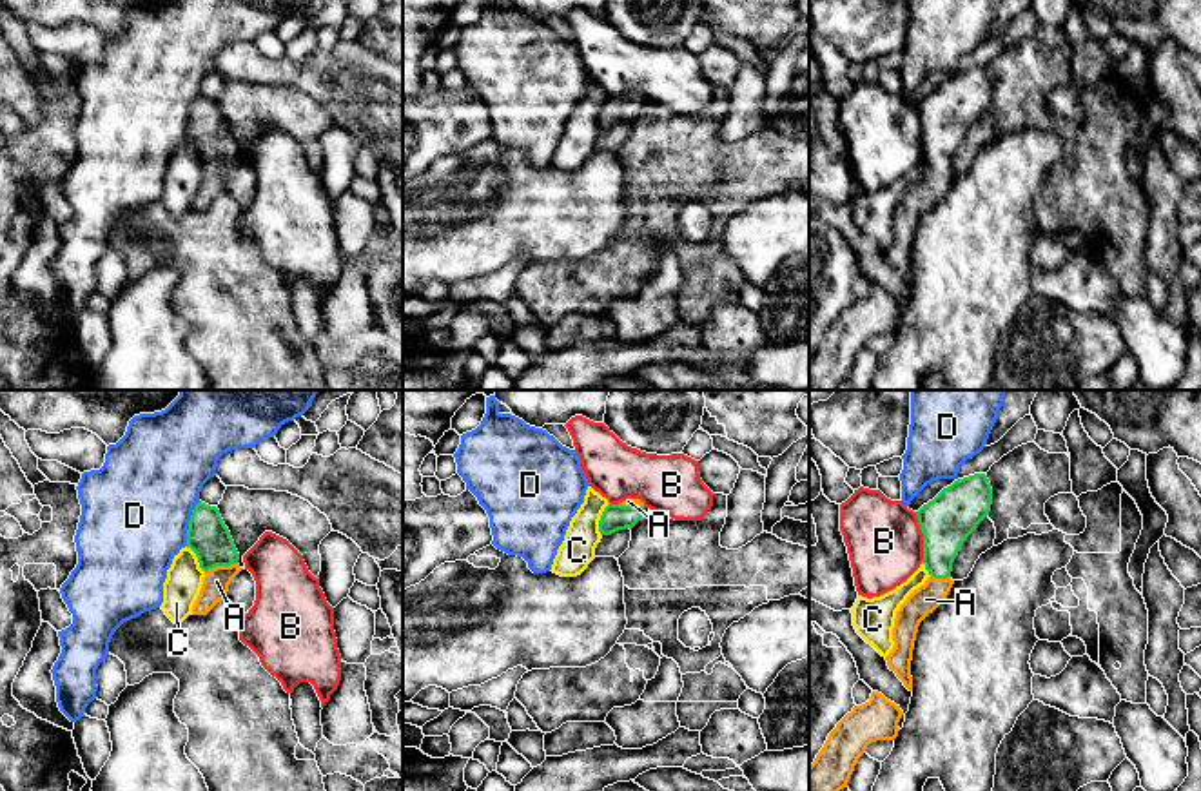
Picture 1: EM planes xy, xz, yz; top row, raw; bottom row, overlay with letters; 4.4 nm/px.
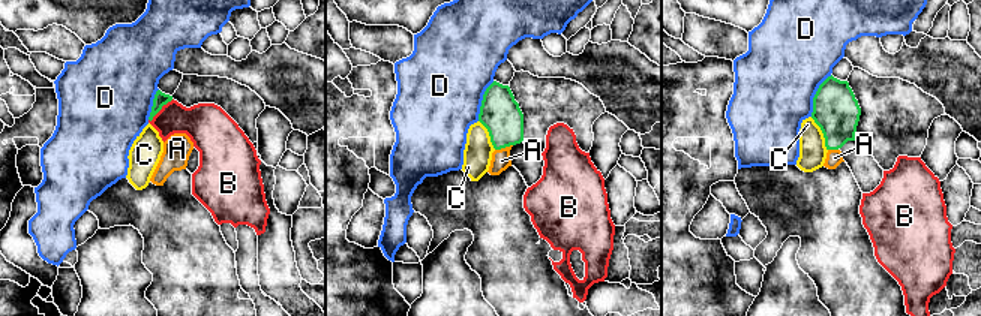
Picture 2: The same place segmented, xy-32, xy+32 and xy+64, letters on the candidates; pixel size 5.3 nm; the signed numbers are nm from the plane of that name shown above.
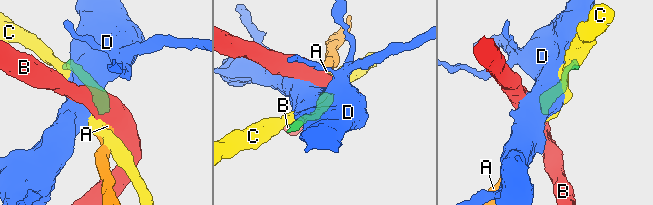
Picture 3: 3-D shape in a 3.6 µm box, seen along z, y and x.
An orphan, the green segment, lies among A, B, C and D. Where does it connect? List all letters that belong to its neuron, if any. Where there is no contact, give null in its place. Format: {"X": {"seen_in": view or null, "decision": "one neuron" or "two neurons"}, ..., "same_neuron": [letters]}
{"A": {"seen_in": "xy", "decision": "one neuron"}, "B": {"seen_in": "yz", "decision": "two neurons"}, "C": {"seen_in": "xz", "decision": "two neurons"}, "D": {"seen_in": "xy", "decision": "two neurons"}, "same_neuron": ["A"]}

